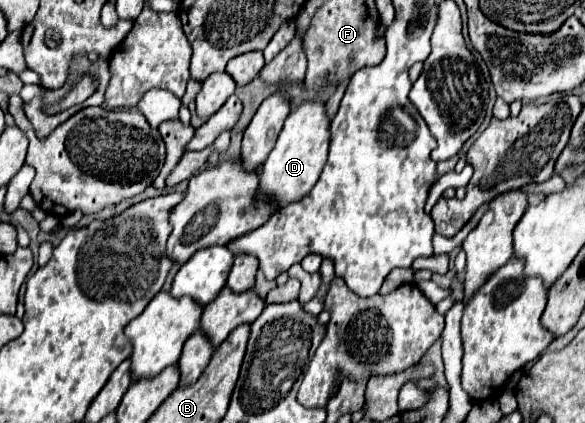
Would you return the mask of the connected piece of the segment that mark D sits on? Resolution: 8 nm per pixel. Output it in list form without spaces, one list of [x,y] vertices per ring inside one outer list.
[[[302,102],[284,122],[284,128],[264,162],[264,170],[260,176],[260,192],[270,196],[276,208],[282,208],[294,200],[306,196],[308,190],[316,184],[330,148],[330,118],[326,114],[324,102]]]

